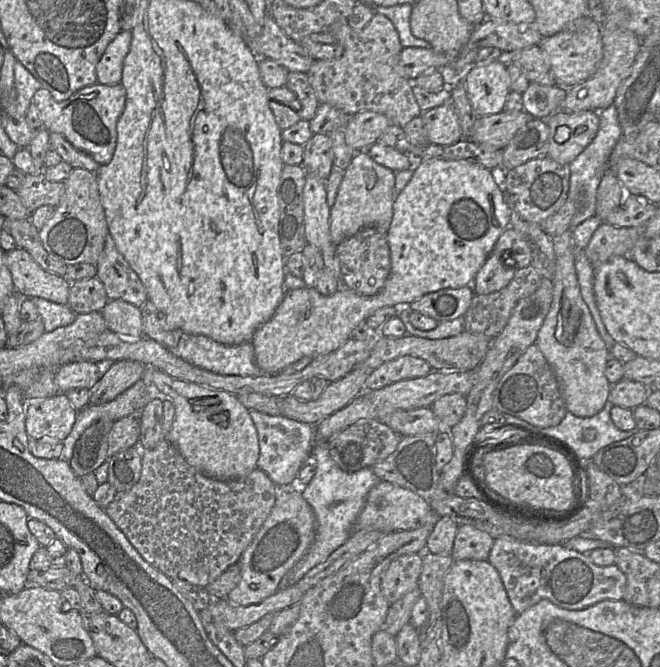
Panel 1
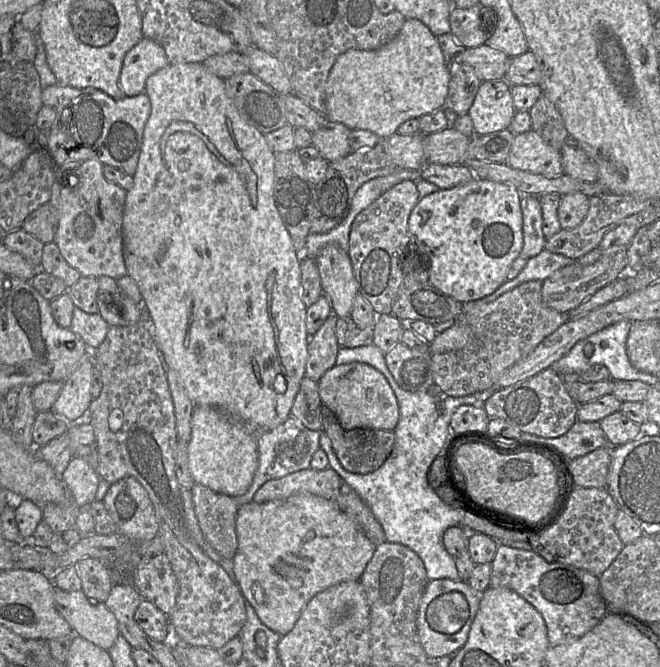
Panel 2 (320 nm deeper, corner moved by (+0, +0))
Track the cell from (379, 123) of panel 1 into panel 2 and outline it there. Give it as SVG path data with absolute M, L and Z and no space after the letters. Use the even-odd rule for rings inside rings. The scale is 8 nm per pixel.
M326 120L325 123L312 133L312 145L328 162L341 159L350 153L350 129L340 122Z

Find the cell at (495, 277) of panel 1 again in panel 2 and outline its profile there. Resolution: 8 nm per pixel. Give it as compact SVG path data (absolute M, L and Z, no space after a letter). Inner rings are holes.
M521 193L520 208L522 213L523 245L519 256L531 258L543 249L546 238L542 232L542 211L539 195Z

